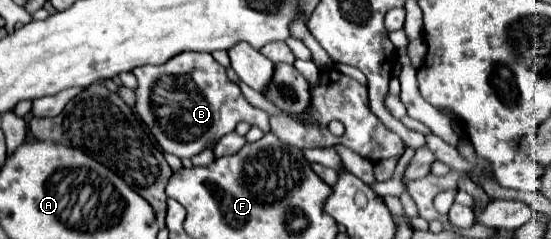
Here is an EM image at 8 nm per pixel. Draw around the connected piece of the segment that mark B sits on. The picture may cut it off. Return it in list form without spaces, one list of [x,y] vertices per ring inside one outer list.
[[[178,53],[162,65],[146,65],[134,69],[138,79],[136,87],[136,113],[156,137],[166,153],[180,159],[192,159],[204,149],[212,149],[220,137],[232,133],[240,121],[270,131],[268,113],[252,107],[240,87],[232,83],[226,69],[210,53]]]

